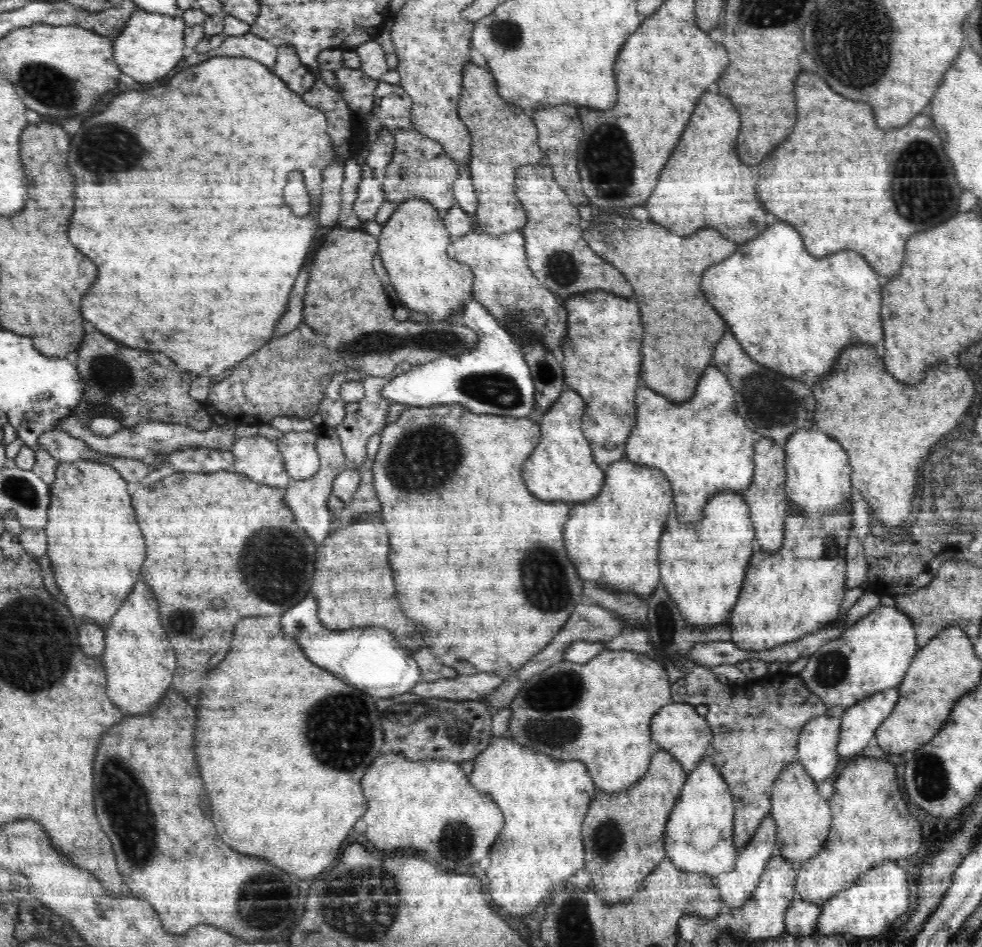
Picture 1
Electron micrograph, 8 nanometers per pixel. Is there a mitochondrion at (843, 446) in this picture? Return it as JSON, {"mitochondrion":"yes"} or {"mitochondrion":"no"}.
{"mitochondrion":"no"}

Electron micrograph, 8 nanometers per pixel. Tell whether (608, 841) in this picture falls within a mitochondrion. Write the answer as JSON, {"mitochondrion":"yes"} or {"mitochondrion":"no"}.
{"mitochondrion":"yes"}

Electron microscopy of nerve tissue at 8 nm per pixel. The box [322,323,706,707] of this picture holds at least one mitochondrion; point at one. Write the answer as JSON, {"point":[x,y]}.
{"point":[422,460]}

